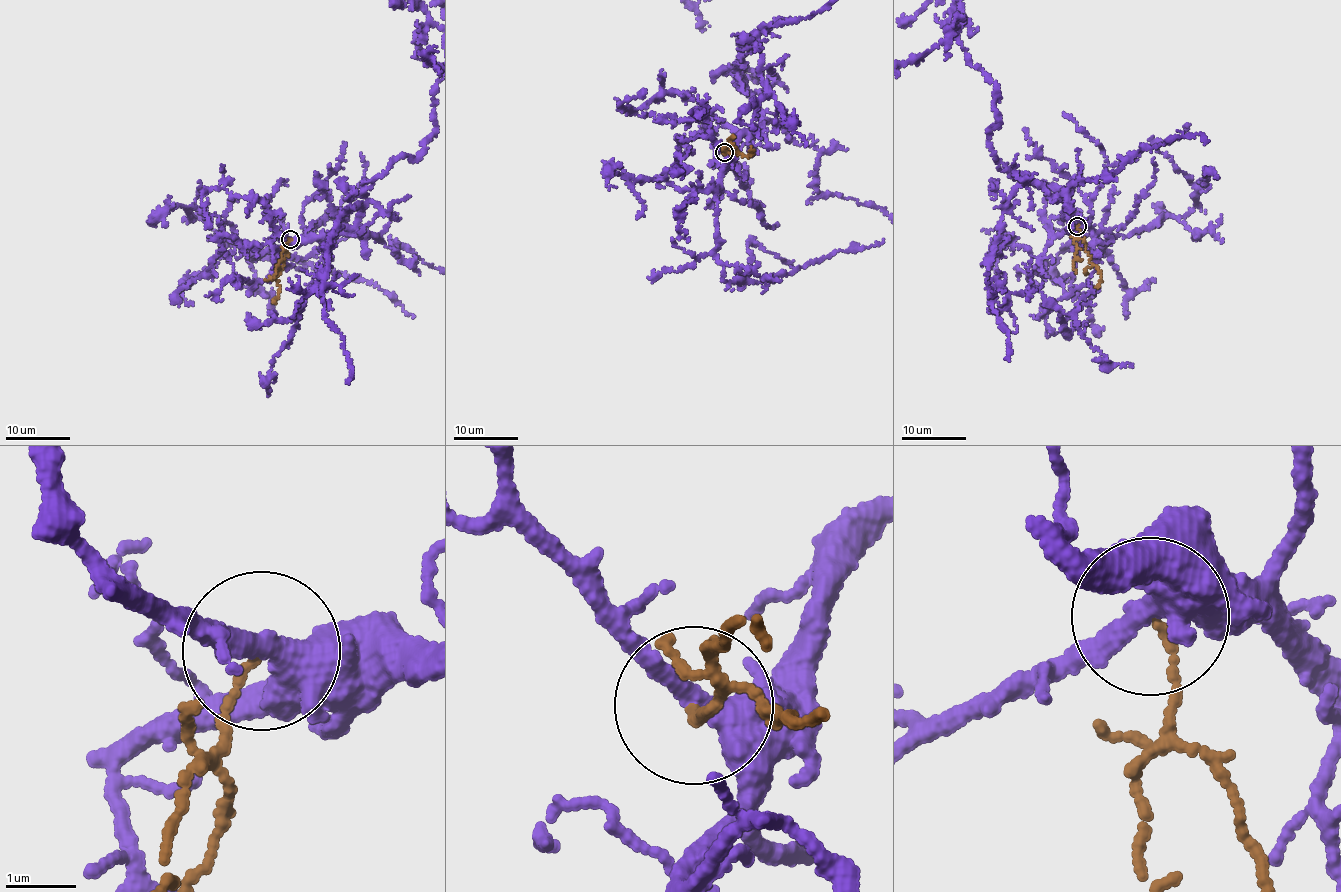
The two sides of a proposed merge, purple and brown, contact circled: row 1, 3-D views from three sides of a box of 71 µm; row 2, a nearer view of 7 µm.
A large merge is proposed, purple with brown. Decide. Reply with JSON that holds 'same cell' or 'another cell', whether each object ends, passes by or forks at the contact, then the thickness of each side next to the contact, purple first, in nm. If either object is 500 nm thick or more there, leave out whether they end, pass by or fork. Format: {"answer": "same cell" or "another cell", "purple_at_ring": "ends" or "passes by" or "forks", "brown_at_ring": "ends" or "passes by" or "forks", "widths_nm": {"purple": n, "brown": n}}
{"answer": "another cell", "purple_at_ring": "passes by", "brown_at_ring": "ends", "widths_nm": {"purple": 380, "brown": 110}}

